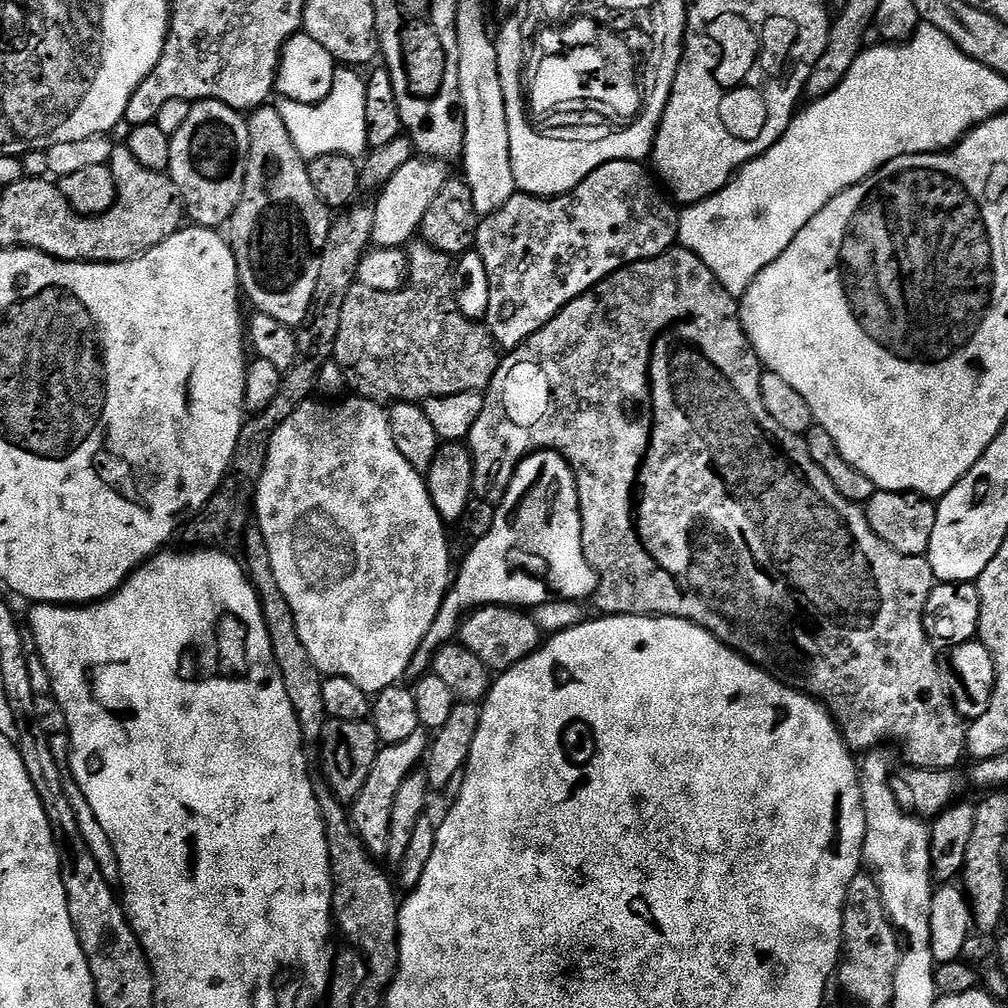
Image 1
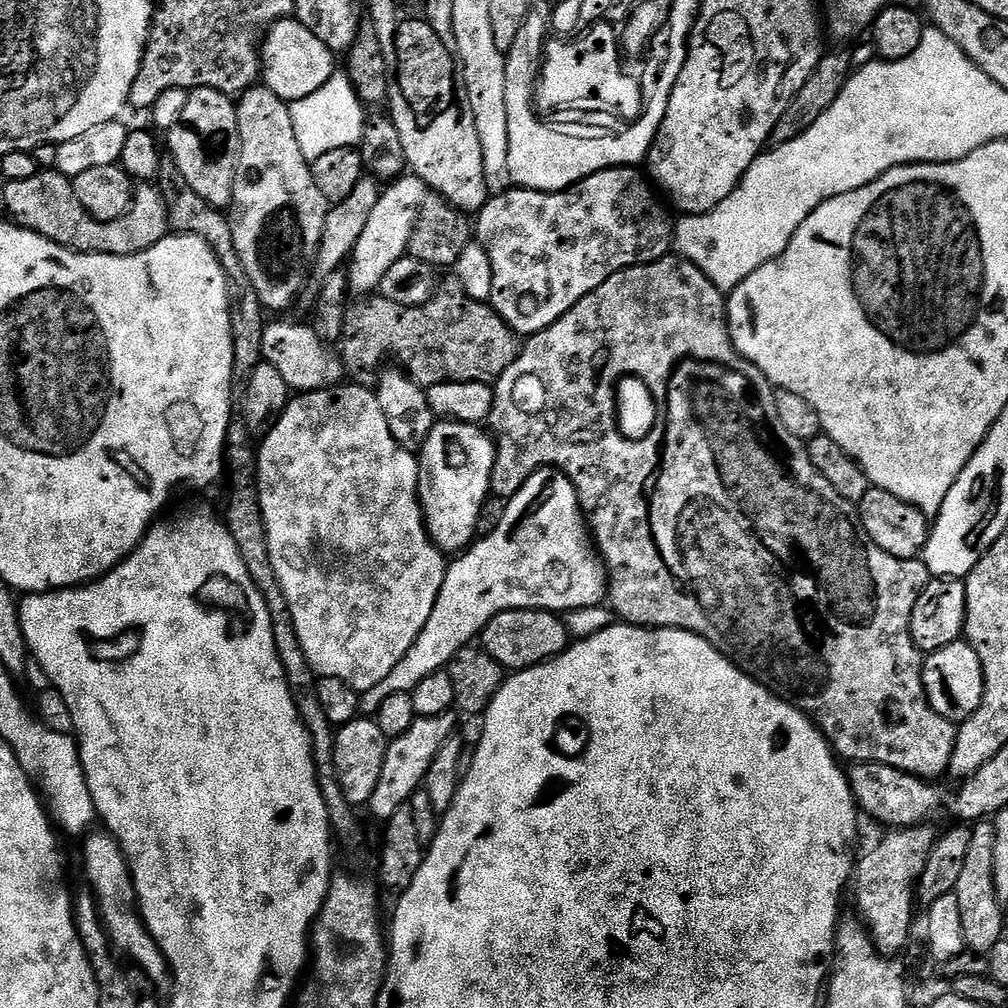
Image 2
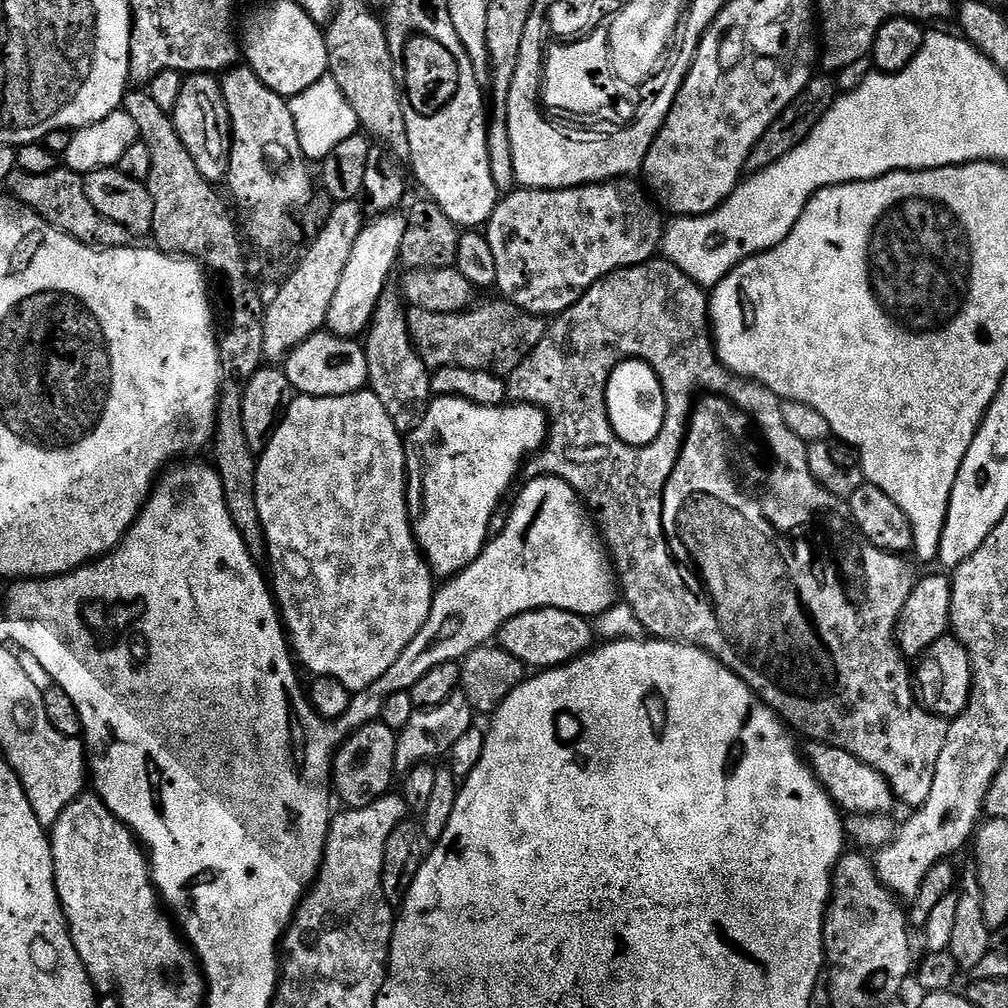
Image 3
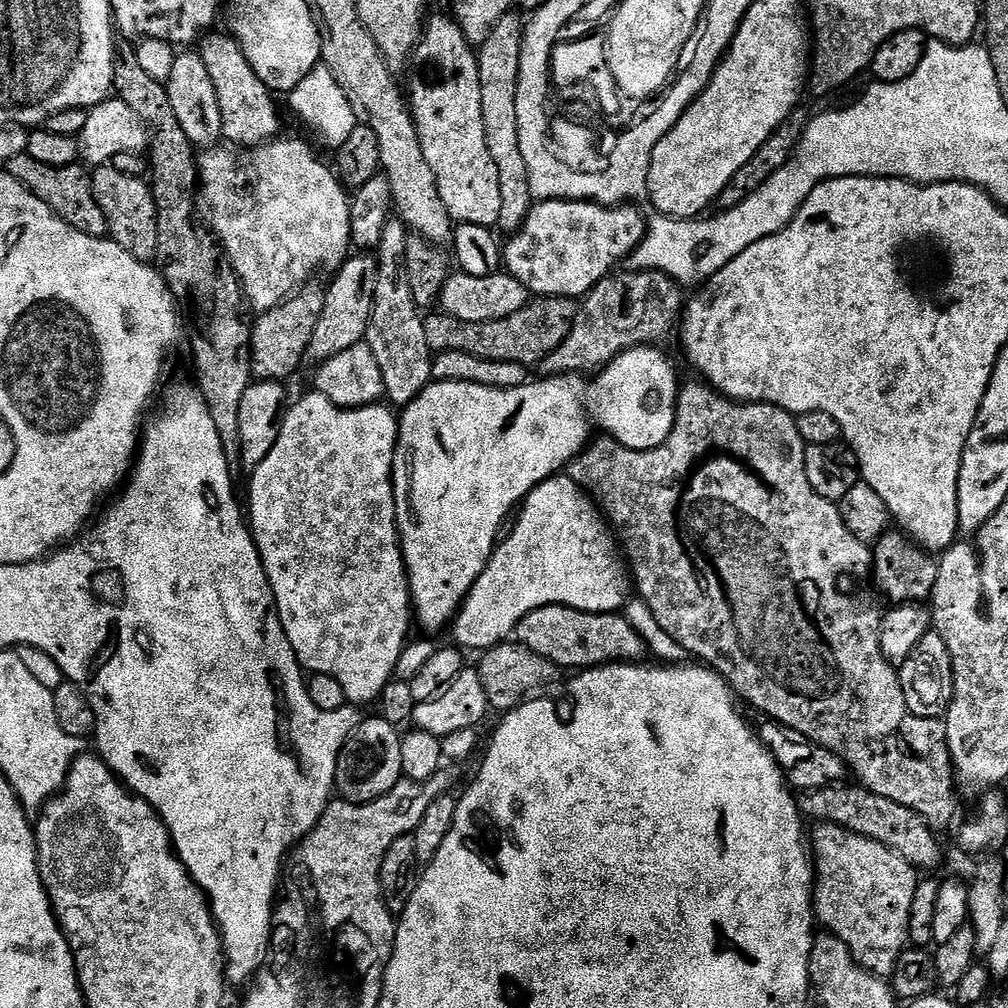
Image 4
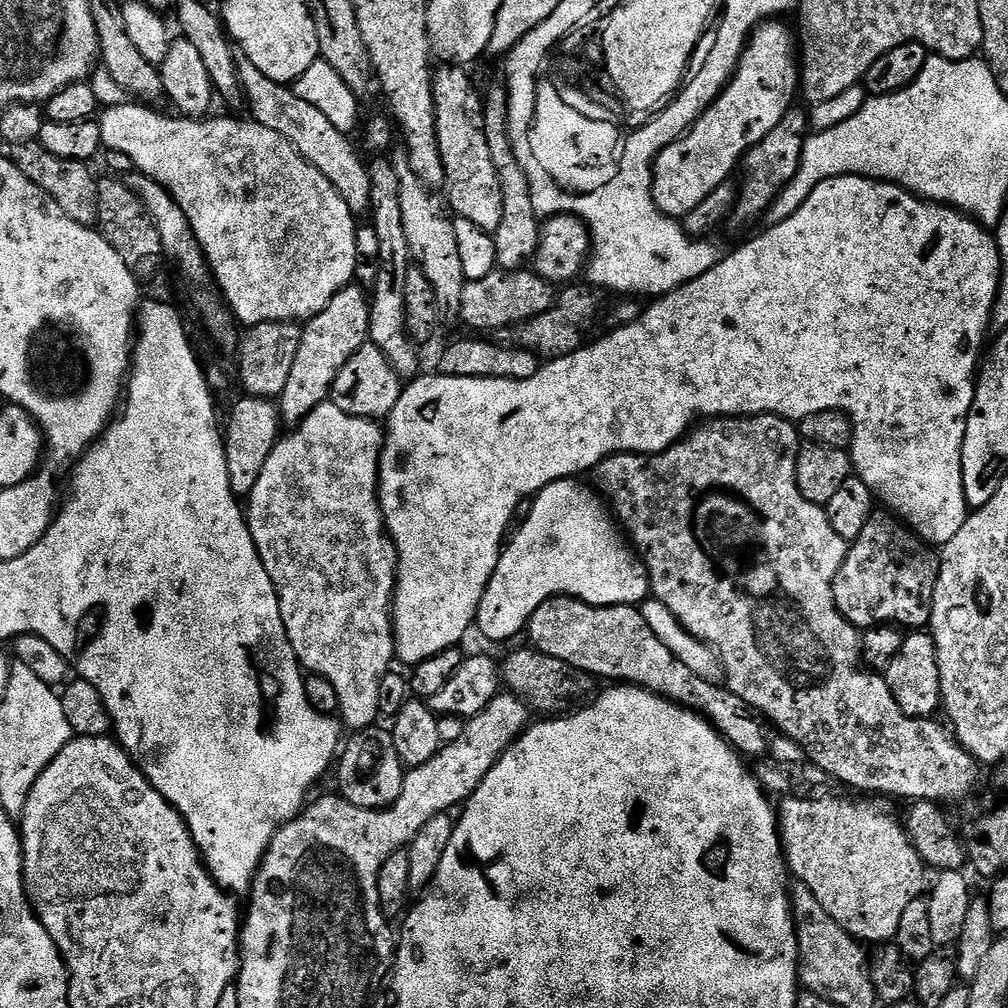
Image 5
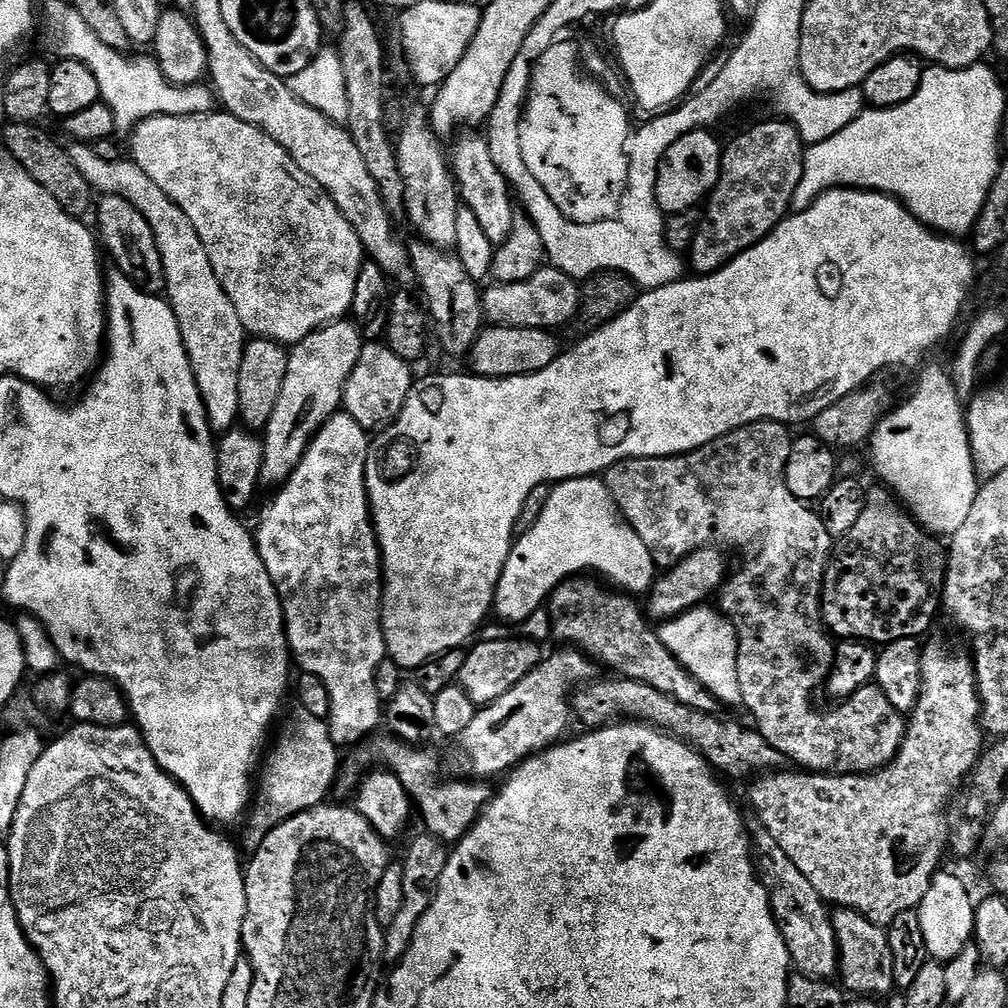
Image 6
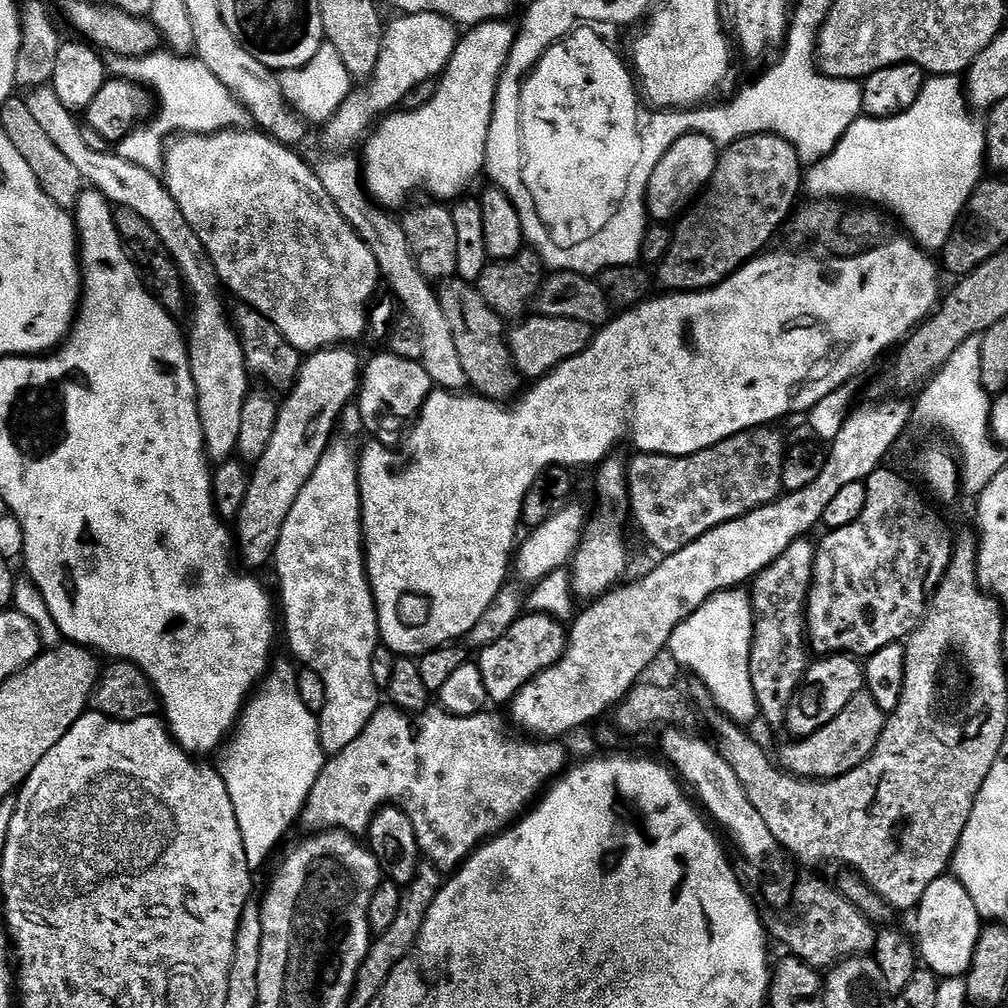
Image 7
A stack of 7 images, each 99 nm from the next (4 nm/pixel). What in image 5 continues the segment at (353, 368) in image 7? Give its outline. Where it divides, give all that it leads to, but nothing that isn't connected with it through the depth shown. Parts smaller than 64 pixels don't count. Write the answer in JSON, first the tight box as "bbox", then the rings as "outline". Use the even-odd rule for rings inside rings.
{"bbox":[278,286,371,425],"outline":[[[349,286],[338,290],[338,294],[326,302],[326,310],[303,325],[298,358],[294,358],[286,390],[282,390],[278,398],[280,419],[285,425],[300,424],[318,405],[329,399],[338,370],[342,370],[342,366],[358,354],[363,344],[369,343],[371,309],[369,293],[363,287]]]}

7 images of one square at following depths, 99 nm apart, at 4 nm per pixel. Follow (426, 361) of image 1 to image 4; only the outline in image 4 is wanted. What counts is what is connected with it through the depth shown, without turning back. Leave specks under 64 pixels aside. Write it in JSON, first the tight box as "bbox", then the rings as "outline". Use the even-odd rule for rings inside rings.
{"bbox":[424,296,577,366],"outline":[[[541,296],[529,299],[528,304],[515,314],[510,314],[510,318],[498,318],[494,322],[464,324],[453,316],[429,315],[424,322],[426,342],[433,353],[462,350],[483,360],[518,362],[525,366],[539,365],[570,334],[577,307],[577,301],[571,296]]]}

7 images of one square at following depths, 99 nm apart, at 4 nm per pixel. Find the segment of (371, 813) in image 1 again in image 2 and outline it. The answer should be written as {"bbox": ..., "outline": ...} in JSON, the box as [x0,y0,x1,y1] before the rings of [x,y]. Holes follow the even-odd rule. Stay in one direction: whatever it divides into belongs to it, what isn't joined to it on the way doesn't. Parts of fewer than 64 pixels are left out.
{"bbox":[370,711,457,822],"outline":[[[455,711],[437,716],[417,716],[406,734],[391,737],[386,750],[386,762],[382,762],[382,778],[378,778],[378,790],[374,790],[370,801],[370,809],[380,822],[393,818],[398,810],[411,801],[415,792],[421,791],[430,770],[430,762],[434,762],[438,750],[442,750],[445,742],[457,731],[456,716]]]}

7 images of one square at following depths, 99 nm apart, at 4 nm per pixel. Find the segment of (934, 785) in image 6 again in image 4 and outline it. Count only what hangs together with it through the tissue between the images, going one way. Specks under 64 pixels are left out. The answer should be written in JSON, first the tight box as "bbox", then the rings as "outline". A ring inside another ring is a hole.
{"bbox":[810,822,918,978],"outline":[[[820,822],[813,832],[811,829],[810,852],[814,857],[812,903],[815,919],[819,923],[821,920],[828,927],[825,929],[852,951],[852,957],[867,972],[873,972],[881,978],[891,977],[892,969],[899,965],[900,957],[904,955],[909,943],[908,919],[918,883],[917,869],[907,864],[894,850],[882,846],[880,842],[874,842],[842,826],[827,822]]]}

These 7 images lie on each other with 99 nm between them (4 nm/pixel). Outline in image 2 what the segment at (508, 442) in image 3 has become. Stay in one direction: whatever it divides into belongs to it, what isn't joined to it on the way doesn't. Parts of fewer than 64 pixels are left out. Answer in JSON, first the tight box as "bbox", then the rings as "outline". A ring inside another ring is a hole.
{"bbox":[418,419,496,554],"outline":[[[441,419],[420,447],[418,459],[424,525],[441,552],[459,554],[477,539],[476,527],[480,524],[484,503],[490,500],[496,461],[495,439],[481,425]]]}

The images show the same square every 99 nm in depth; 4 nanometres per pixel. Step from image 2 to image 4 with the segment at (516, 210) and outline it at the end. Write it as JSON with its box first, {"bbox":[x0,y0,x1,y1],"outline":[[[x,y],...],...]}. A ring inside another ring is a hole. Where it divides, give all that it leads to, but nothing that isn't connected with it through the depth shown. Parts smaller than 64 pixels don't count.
{"bbox":[502,200,648,298],"outline":[[[541,200],[532,209],[518,231],[507,237],[502,248],[502,268],[526,286],[533,297],[571,296],[583,298],[595,284],[617,267],[619,260],[627,261],[648,232],[645,213],[640,213],[635,203],[619,206],[593,204],[590,200]]]}

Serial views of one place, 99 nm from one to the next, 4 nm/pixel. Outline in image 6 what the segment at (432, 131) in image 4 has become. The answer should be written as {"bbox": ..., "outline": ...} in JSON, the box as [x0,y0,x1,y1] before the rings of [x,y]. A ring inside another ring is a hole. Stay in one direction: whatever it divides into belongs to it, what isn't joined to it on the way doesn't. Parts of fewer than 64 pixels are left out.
{"bbox":[450,135,518,246],"outline":[[[483,135],[462,137],[457,142],[456,149],[451,149],[450,163],[463,207],[474,210],[474,218],[478,218],[486,238],[490,238],[494,246],[506,242],[506,238],[510,238],[510,226],[514,226],[514,214],[518,208],[508,179],[502,174],[502,170],[498,170],[494,154],[490,154],[487,139]]]}

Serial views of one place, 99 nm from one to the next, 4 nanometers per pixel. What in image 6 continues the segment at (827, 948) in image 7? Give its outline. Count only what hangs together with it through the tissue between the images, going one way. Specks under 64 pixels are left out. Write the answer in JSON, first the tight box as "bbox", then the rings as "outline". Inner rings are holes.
{"bbox":[832,908,897,998],"outline":[[[836,908],[832,912],[832,925],[836,941],[840,943],[840,967],[838,980],[845,993],[859,997],[881,998],[897,991],[894,982],[894,954],[890,950],[890,938],[881,925],[870,922],[853,908]]]}

